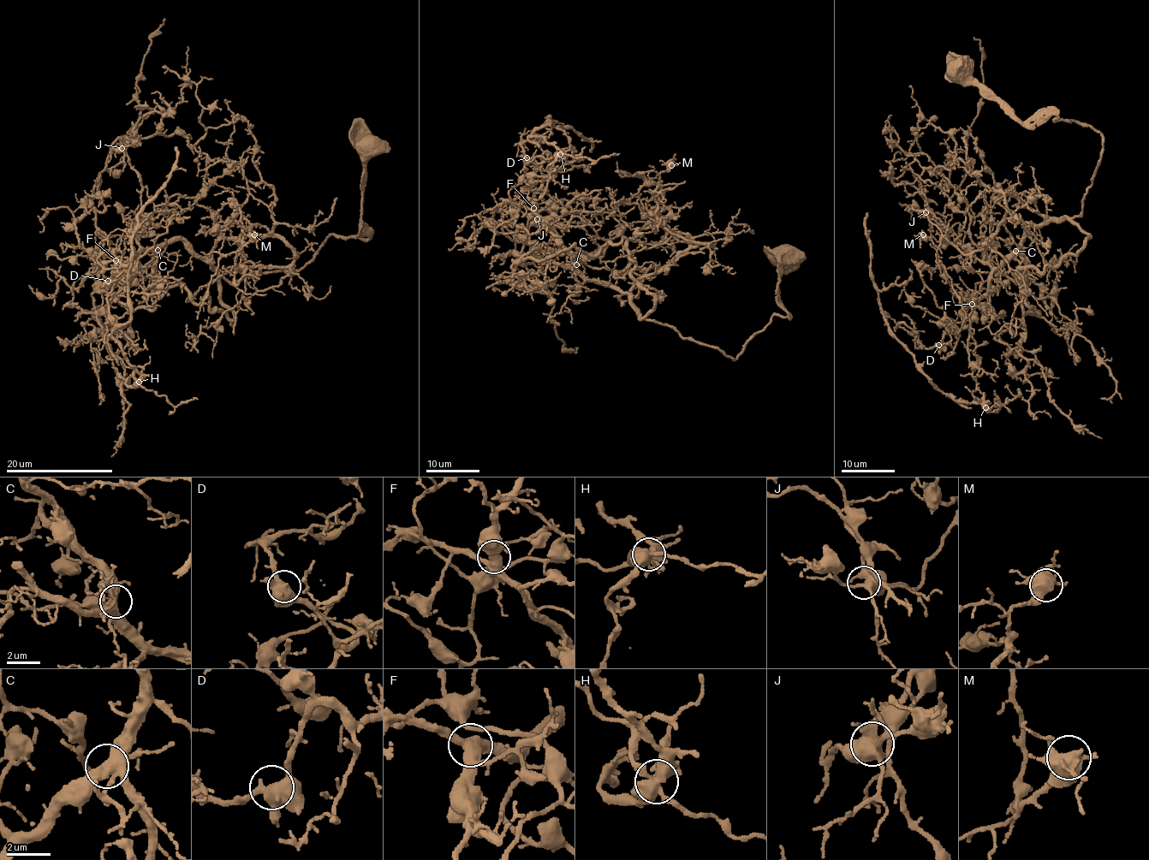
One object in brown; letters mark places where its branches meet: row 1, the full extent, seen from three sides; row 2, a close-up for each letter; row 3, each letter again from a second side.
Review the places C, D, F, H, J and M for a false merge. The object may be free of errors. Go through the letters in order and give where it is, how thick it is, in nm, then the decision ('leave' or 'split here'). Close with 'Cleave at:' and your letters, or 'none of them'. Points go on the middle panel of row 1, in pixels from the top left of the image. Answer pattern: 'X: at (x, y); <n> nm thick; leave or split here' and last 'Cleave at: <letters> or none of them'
C: at (576, 264); 480 nm thick; leave
D: at (526, 157); 440 nm thick; leave
F: at (533, 208); 440 nm thick; leave
H: at (560, 154); 480 nm thick; split here
J: at (537, 219); 440 nm thick; leave
M: at (671, 165); 500 nm thick; leave
Cleave at: H

